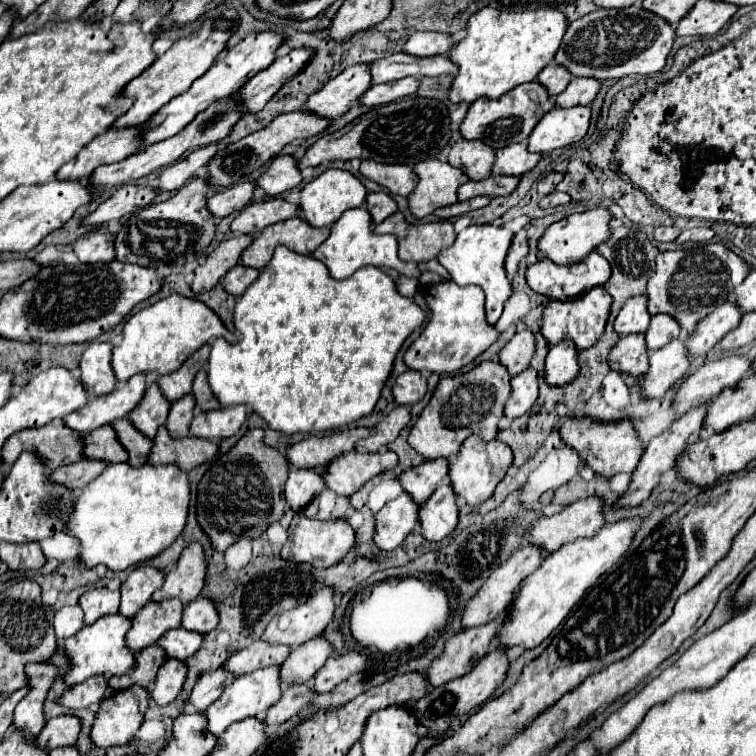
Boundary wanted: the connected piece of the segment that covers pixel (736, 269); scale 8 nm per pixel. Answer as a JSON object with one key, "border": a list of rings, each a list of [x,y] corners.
{"border":[[[701,244],[687,250],[661,252],[657,258],[657,270],[647,284],[649,310],[651,314],[671,314],[683,328],[683,334],[691,334],[695,326],[713,312],[715,306],[729,300],[733,290],[745,280],[749,274],[749,264],[725,248],[723,244]]]}

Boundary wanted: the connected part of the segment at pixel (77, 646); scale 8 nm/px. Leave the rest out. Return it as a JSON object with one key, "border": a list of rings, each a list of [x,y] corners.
{"border":[[[117,612],[117,614],[103,616],[97,622],[83,626],[77,634],[69,636],[65,640],[65,650],[71,660],[71,670],[65,674],[65,682],[69,686],[73,686],[95,674],[115,676],[115,674],[127,674],[129,670],[133,670],[135,668],[135,652],[125,642],[125,634],[129,628],[131,628],[131,618]]]}

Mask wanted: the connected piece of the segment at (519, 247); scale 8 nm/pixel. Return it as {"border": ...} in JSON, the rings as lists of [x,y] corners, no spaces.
{"border":[[[525,230],[517,232],[515,238],[513,238],[513,244],[509,248],[509,254],[507,254],[507,260],[505,260],[505,270],[509,276],[515,276],[517,272],[517,266],[519,262],[527,256],[529,252],[529,246],[527,246],[527,236],[525,236]]]}

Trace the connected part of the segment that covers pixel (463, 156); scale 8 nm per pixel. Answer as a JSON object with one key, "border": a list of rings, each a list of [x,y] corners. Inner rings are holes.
{"border":[[[479,140],[457,142],[451,146],[449,152],[449,164],[465,170],[471,180],[483,180],[491,176],[495,158],[497,158],[495,150],[491,150],[491,146]]]}

